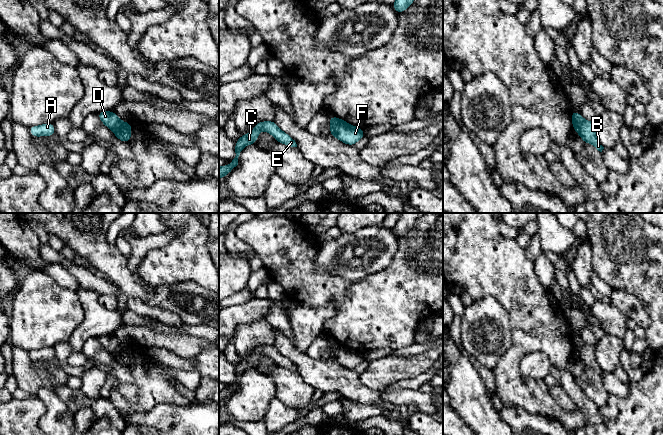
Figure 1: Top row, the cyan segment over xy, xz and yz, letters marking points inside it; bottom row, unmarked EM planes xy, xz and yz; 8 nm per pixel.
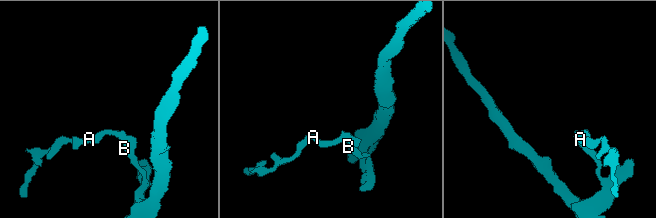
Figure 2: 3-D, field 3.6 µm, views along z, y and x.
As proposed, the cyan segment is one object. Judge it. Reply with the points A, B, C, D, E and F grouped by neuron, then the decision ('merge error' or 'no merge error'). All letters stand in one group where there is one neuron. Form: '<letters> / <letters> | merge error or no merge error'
A C D E / B F | merge error

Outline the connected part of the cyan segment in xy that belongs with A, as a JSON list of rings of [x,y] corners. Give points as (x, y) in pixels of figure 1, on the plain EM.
[[[44,347],[40,350],[29,351],[29,356],[33,361],[54,360],[55,351],[53,347]]]

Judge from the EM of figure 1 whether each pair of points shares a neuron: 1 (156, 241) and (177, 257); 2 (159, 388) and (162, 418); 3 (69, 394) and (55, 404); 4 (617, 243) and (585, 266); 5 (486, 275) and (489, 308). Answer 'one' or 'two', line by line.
1: two
2: two
3: two
4: two
5: two

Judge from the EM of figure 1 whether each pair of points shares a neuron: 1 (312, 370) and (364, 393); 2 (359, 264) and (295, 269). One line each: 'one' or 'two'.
1: one
2: two

